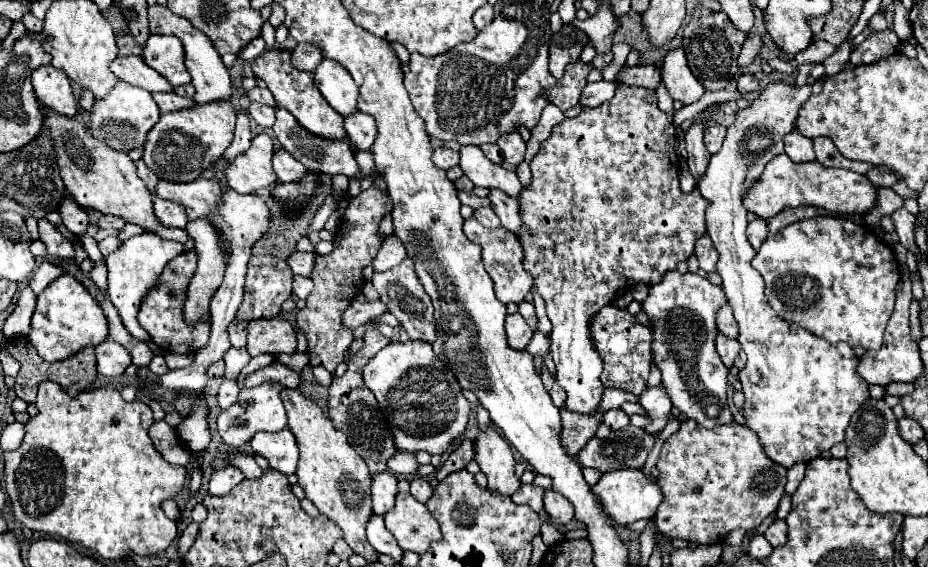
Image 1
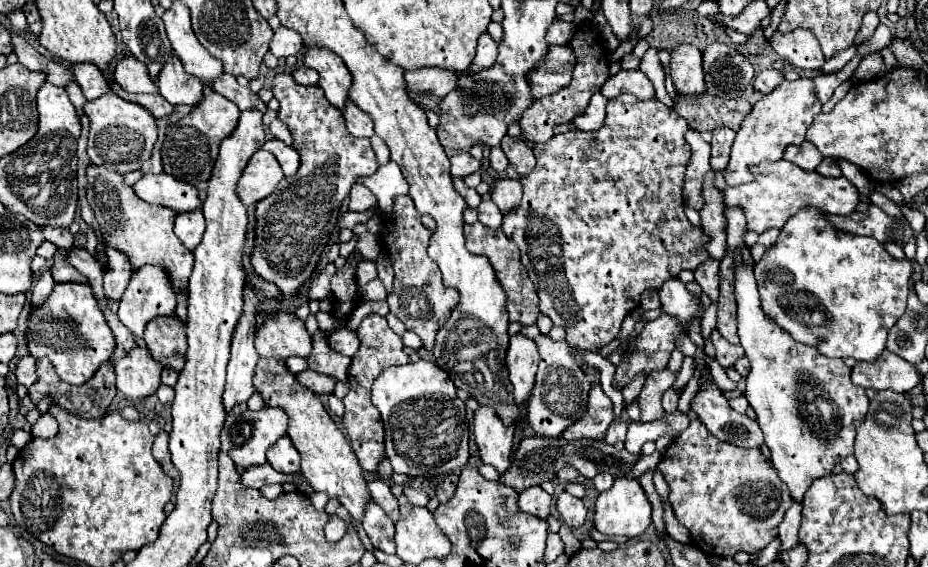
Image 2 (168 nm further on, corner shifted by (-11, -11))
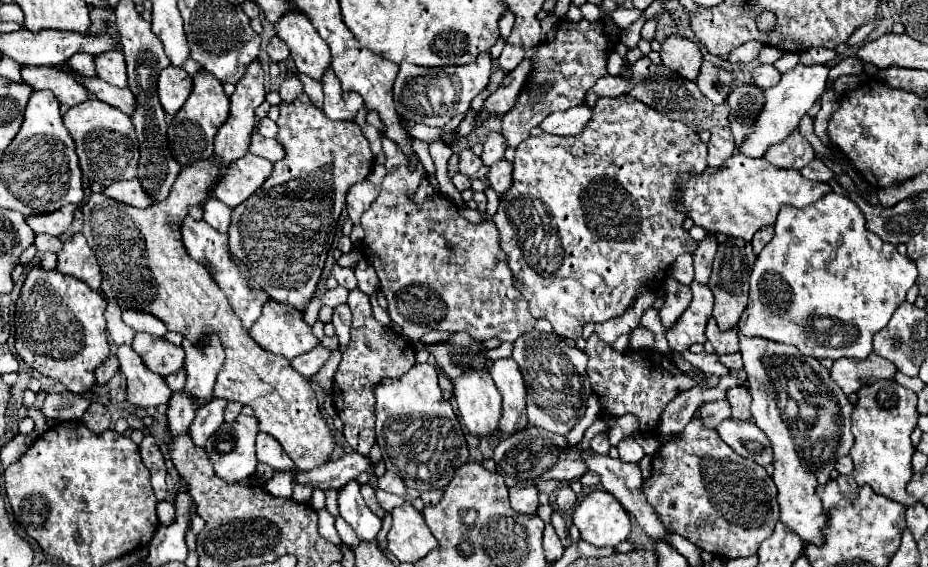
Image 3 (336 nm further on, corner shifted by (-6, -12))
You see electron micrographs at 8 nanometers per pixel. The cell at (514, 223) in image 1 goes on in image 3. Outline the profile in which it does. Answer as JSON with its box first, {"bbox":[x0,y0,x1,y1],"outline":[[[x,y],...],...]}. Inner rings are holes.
{"bbox":[488,159,512,195],"outline":[[[506,159],[494,163],[494,165],[490,167],[488,179],[490,179],[490,187],[492,187],[498,195],[506,193],[506,191],[510,189],[510,185],[512,185],[512,163],[508,163]]]}

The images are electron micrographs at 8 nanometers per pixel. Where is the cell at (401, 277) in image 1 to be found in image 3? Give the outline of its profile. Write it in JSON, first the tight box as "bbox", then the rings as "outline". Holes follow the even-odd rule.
{"bbox":[360,137,536,343],"outline":[[[382,137],[382,149],[386,155],[384,165],[388,173],[380,185],[380,195],[360,219],[360,225],[366,233],[362,245],[380,277],[380,291],[388,299],[388,315],[392,323],[402,329],[402,335],[414,343],[418,343],[420,337],[428,331],[464,331],[480,341],[492,337],[500,341],[516,341],[520,335],[534,329],[536,319],[530,315],[526,299],[514,287],[514,277],[506,263],[506,253],[498,245],[496,225],[492,221],[478,225],[468,223],[458,213],[456,205],[442,193],[426,197],[424,203],[414,203],[408,193],[414,193],[420,181],[426,177],[422,163],[418,161],[416,169],[410,171],[406,153],[402,153],[402,149],[398,149],[398,145],[394,145],[394,141],[388,137]]]}

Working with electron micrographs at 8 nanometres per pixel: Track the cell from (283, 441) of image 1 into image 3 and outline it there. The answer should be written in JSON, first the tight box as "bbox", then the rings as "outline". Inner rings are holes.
{"bbox":[256,433,294,471],"outline":[[[260,433],[256,437],[256,457],[258,461],[280,471],[294,469],[294,461],[284,453],[282,445],[272,435],[266,435],[266,433]]]}

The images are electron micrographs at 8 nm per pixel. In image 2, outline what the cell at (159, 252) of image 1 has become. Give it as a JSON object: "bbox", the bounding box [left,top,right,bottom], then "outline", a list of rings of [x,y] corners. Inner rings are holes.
{"bbox":[119,264,177,338],"outline":[[[145,264],[141,268],[137,268],[133,274],[131,274],[131,280],[119,300],[119,320],[137,336],[137,338],[143,338],[143,332],[145,332],[145,324],[149,320],[153,320],[155,316],[163,316],[163,314],[171,314],[175,312],[175,306],[177,306],[177,292],[175,292],[175,286],[173,286],[173,280],[171,280],[171,274],[163,268],[163,266],[151,266],[151,264]]]}

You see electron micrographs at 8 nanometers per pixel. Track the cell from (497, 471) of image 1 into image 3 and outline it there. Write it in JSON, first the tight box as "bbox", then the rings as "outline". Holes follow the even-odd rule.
{"bbox":[452,369,502,435],"outline":[[[466,369],[460,377],[452,379],[452,393],[472,435],[490,435],[498,429],[502,415],[502,397],[496,389],[488,369]]]}

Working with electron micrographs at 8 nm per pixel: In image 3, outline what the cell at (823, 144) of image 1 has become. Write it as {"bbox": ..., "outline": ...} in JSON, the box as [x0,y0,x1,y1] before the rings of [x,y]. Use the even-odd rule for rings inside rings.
{"bbox":[800,159,834,183],"outline":[[[814,159],[810,165],[802,167],[800,173],[802,173],[802,177],[806,177],[810,181],[820,181],[820,183],[828,183],[834,177],[834,173],[818,159]]]}

